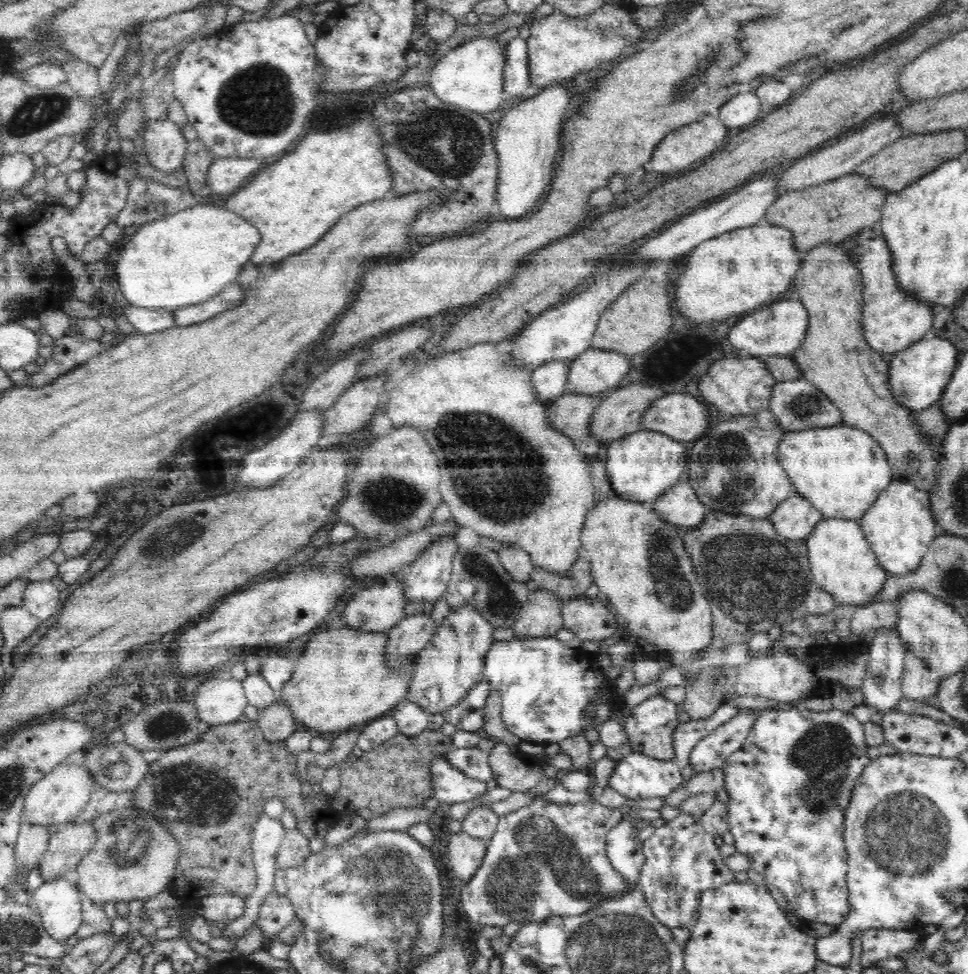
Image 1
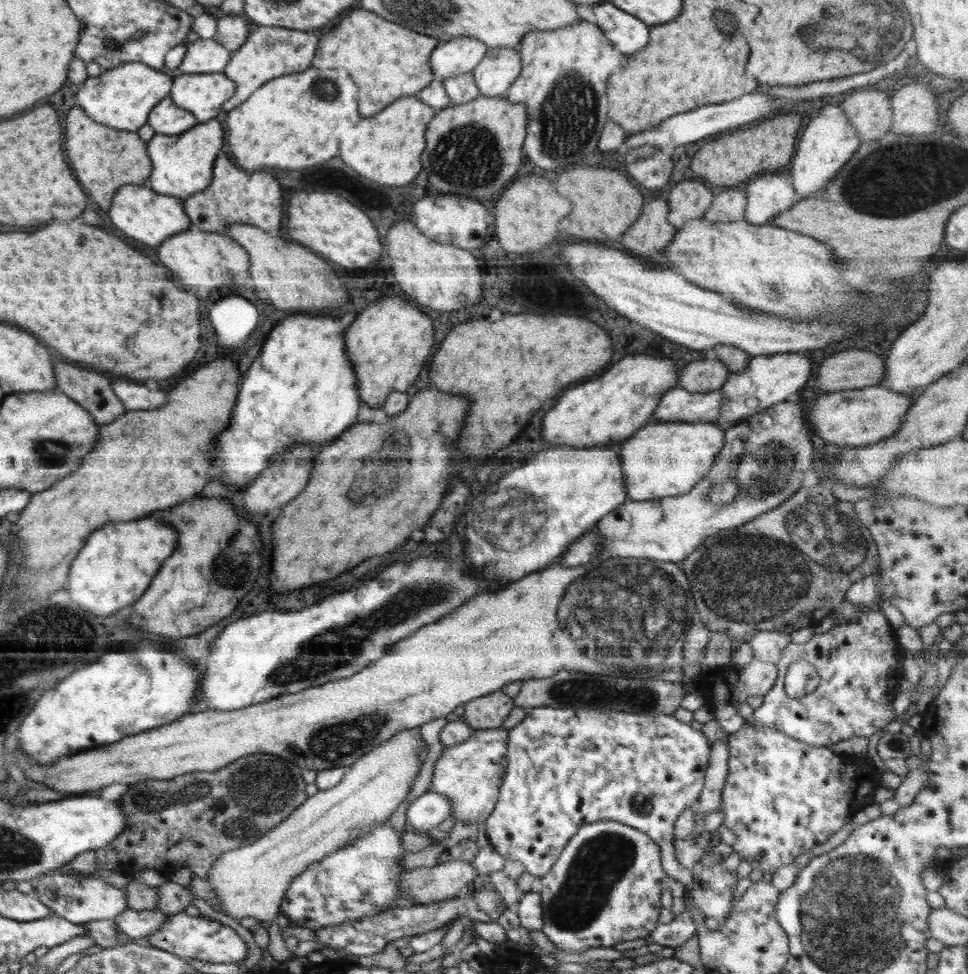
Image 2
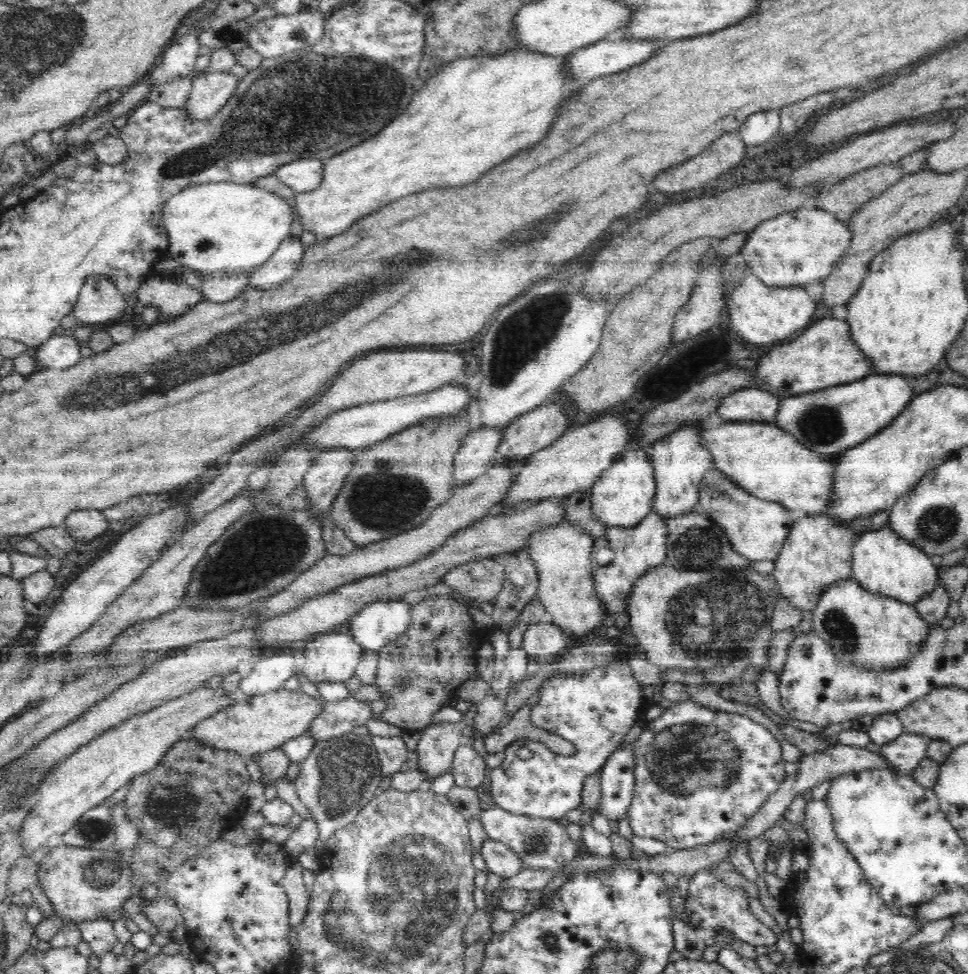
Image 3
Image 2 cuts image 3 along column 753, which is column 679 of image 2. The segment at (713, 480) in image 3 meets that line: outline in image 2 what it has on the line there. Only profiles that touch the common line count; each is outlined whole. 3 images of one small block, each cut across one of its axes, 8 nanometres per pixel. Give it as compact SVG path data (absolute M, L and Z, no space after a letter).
M782 402L774 404L774 406L766 408L761 412L753 414L740 420L736 425L732 425L732 428L727 428L724 433L724 445L722 449L716 455L710 471L688 491L688 493L682 496L667 496L661 499L654 499L651 501L630 501L628 498L624 503L618 505L613 511L610 511L606 516L602 517L595 525L595 530L598 532L598 536L602 538L599 542L601 547L600 557L602 559L612 558L614 556L632 557L632 558L646 558L654 560L670 560L670 562L678 562L678 560L684 560L692 550L696 550L696 546L702 544L702 540L706 536L712 536L714 532L725 531L734 527L740 527L743 524L749 523L752 519L760 516L762 513L768 512L773 508L780 506L785 500L788 500L798 489L802 486L802 478L805 472L814 469L816 466L816 460L813 457L814 446L809 438L809 430L806 419L806 414L802 412L802 408L796 402Z

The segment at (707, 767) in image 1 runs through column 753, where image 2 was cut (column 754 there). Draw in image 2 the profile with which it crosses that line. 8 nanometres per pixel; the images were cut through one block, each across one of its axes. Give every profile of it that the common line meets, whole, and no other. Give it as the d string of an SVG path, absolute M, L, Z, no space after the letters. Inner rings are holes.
M862 605L860 618L852 624L834 625L825 633L814 634L806 643L790 642L778 659L776 682L748 723L774 728L812 747L829 747L854 736L872 736L896 720L892 703L903 676L898 670L900 655L897 632L883 612ZM796 661L811 662L820 676L814 691L800 698L786 696L784 688L788 667Z

